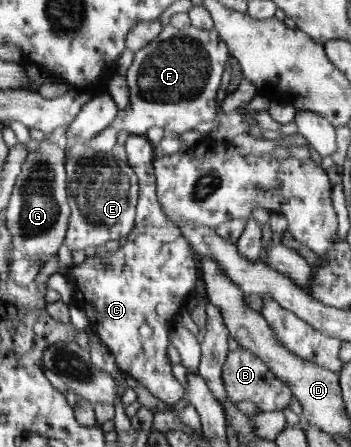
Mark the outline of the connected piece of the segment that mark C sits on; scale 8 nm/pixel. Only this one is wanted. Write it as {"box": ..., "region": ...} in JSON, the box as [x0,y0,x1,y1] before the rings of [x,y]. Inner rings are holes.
{"box":[66,135,197,405],"region":[[[129,135],[125,141],[128,166],[138,177],[138,202],[136,204],[135,226],[127,236],[125,245],[115,251],[100,249],[94,257],[86,257],[81,263],[73,263],[66,274],[74,286],[73,305],[87,311],[91,317],[91,326],[110,350],[119,370],[129,374],[140,382],[167,405],[173,405],[183,398],[183,384],[173,378],[171,364],[167,360],[167,327],[169,320],[179,312],[183,296],[195,288],[197,282],[197,260],[189,248],[189,240],[164,213],[157,198],[155,168],[155,146],[144,135]]]}

